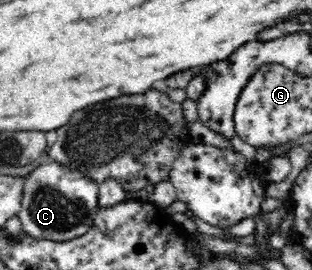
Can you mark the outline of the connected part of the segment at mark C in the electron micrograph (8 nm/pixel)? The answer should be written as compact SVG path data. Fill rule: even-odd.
M51 161L25 177L18 218L25 234L33 238L63 242L88 233L99 208L97 182L77 169Z

